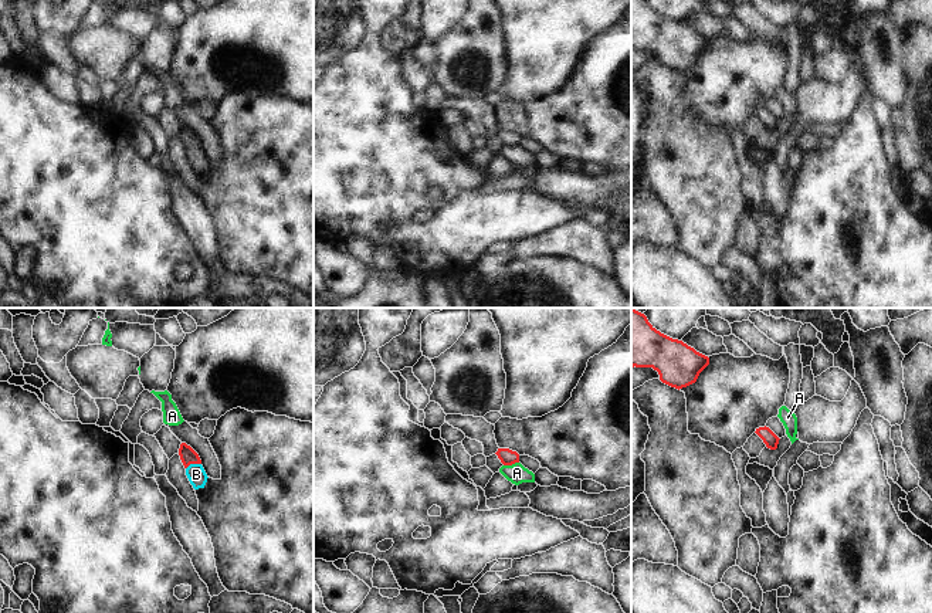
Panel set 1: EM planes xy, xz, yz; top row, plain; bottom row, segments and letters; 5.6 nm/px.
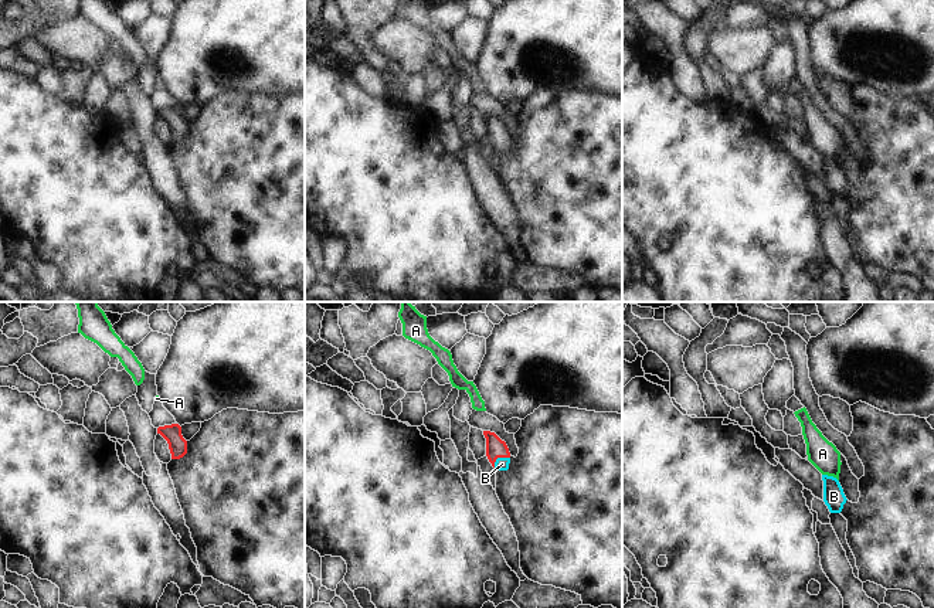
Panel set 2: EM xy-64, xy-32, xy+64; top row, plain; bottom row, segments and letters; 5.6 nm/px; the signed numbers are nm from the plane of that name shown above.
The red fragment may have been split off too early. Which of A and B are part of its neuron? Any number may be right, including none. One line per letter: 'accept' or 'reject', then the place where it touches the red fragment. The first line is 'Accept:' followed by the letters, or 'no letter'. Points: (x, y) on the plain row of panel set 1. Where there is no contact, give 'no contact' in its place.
Accept: B
A: reject; meets red in xz at (511, 146)
B: accept; meets red in xy at (193, 145)

